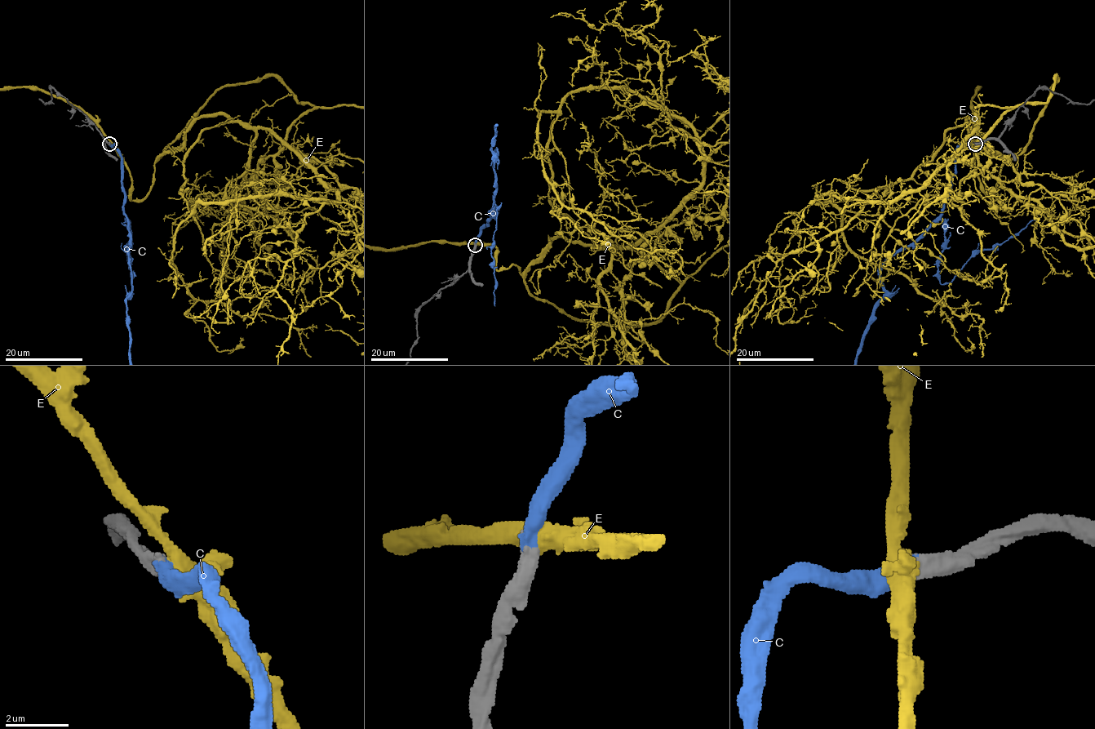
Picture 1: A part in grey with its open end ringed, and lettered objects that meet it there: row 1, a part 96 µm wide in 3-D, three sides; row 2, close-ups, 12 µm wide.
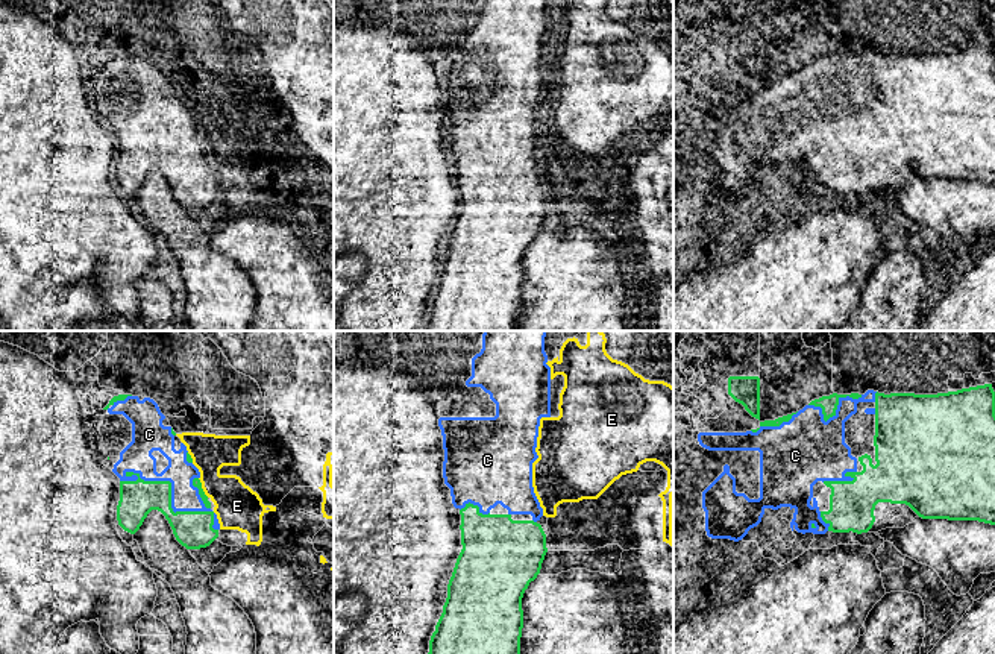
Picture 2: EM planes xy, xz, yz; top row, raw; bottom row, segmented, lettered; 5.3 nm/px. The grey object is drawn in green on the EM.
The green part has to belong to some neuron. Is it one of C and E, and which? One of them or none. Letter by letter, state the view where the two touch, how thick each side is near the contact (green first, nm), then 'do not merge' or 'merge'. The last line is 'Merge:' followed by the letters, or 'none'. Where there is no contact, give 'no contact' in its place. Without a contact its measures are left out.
C: meets green in xy; 200 nm thick on the green side, 150 nm on the other; merge
E: meets green in xy; 50 nm thick on the green side, 240 nm on the other; do not merge
Merge: C

